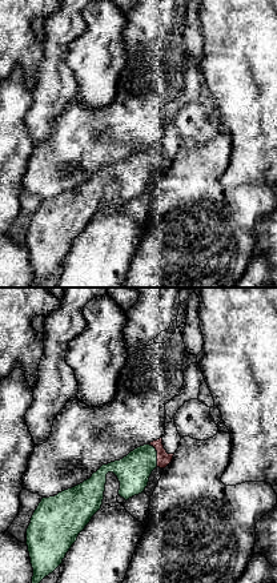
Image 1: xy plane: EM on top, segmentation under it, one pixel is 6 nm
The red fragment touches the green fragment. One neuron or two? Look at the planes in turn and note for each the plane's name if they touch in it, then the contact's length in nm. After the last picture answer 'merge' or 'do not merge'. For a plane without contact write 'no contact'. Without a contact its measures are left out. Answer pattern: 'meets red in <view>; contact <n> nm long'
meets red in xy; contact 160 nm long

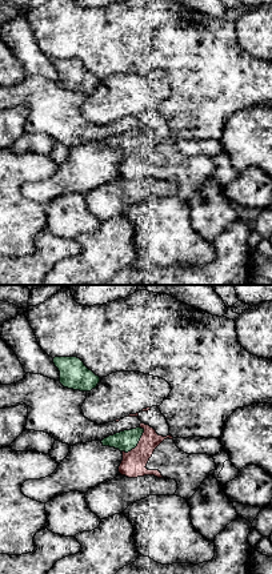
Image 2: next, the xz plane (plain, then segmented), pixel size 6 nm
meets red in xz; contact 200 nm long

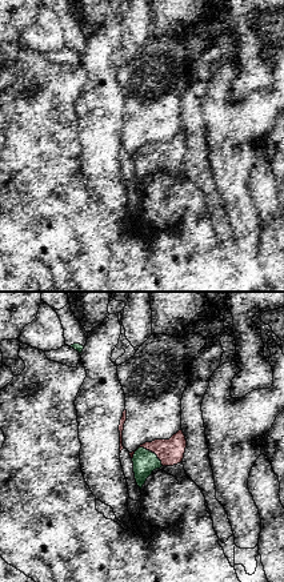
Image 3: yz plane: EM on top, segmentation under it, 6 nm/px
meets red in yz; contact 200 nm long

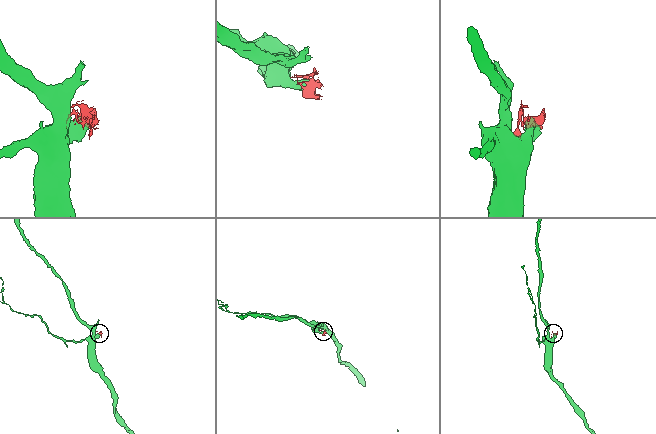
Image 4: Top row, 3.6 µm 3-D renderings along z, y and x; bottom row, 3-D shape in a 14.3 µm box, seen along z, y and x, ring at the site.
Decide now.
merge

